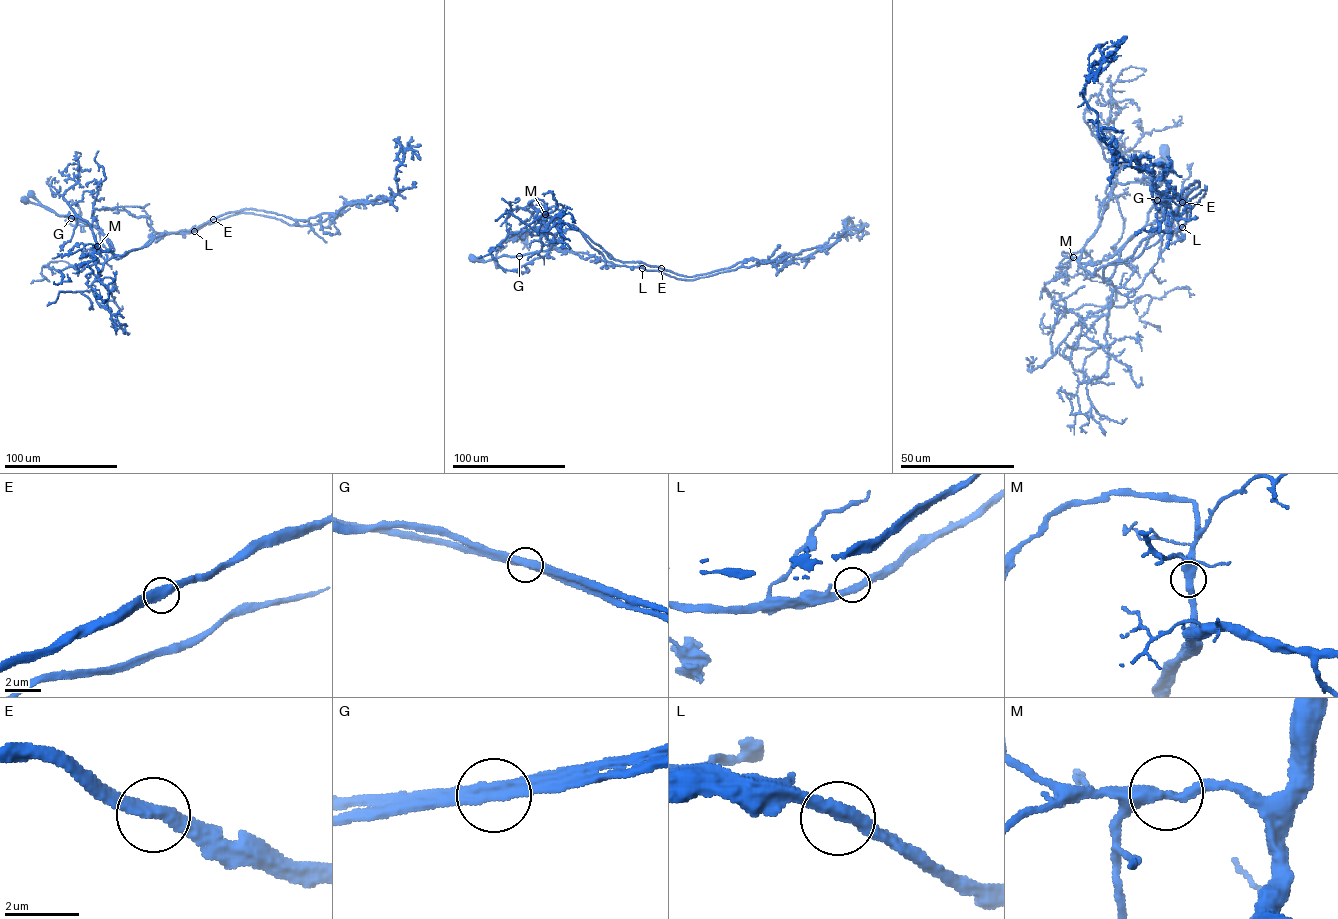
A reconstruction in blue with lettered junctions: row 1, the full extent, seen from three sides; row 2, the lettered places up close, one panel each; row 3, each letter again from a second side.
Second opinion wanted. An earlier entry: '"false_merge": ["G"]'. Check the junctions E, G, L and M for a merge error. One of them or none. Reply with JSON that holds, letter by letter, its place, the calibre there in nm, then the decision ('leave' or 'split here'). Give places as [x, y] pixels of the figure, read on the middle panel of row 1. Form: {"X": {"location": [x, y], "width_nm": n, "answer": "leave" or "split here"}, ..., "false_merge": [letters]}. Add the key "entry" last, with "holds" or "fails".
{"E": {"location": [661, 268], "width_nm": 380, "answer": "leave"}, "G": {"location": [519, 256], "width_nm": 380, "answer": "split here"}, "L": {"location": [642, 268], "width_nm": 360, "answer": "leave"}, "M": {"location": [545, 214], "width_nm": 400, "answer": "leave"}, "false_merge": ["G"], "entry": "holds"}

